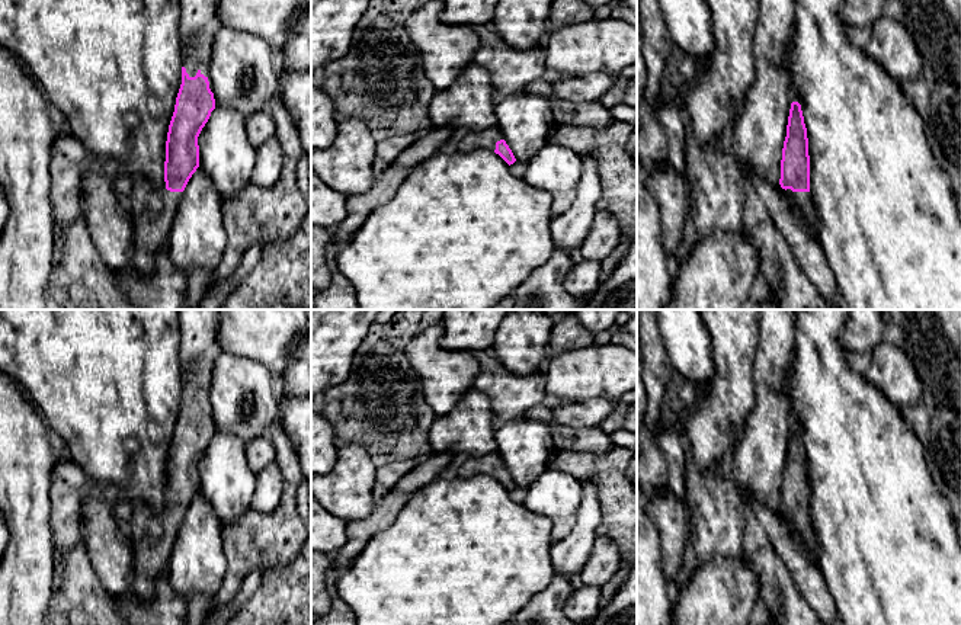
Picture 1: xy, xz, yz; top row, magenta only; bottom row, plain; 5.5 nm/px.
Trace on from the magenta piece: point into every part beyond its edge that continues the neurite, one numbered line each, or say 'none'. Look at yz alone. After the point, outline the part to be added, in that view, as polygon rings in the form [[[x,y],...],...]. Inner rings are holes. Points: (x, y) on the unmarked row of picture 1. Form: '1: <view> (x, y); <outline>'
1: yz (803, 526); [[[791,515],[785,516],[788,522],[794,526],[798,539],[803,547],[810,552],[817,552],[817,541],[813,529],[811,517],[792,517]]]

